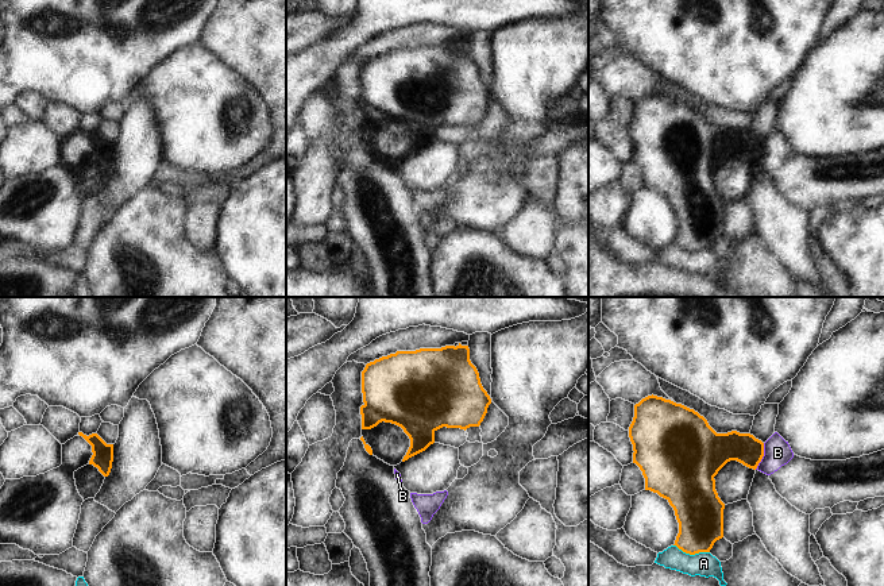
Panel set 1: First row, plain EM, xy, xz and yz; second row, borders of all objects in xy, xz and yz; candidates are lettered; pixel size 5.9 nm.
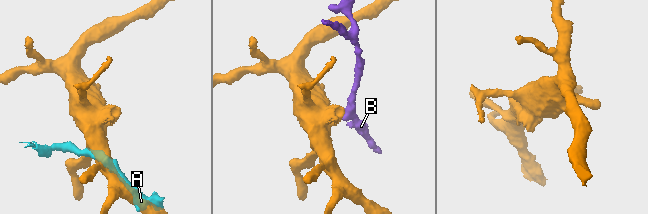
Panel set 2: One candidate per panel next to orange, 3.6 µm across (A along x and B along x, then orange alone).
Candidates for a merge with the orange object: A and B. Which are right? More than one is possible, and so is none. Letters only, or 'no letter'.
no letter

